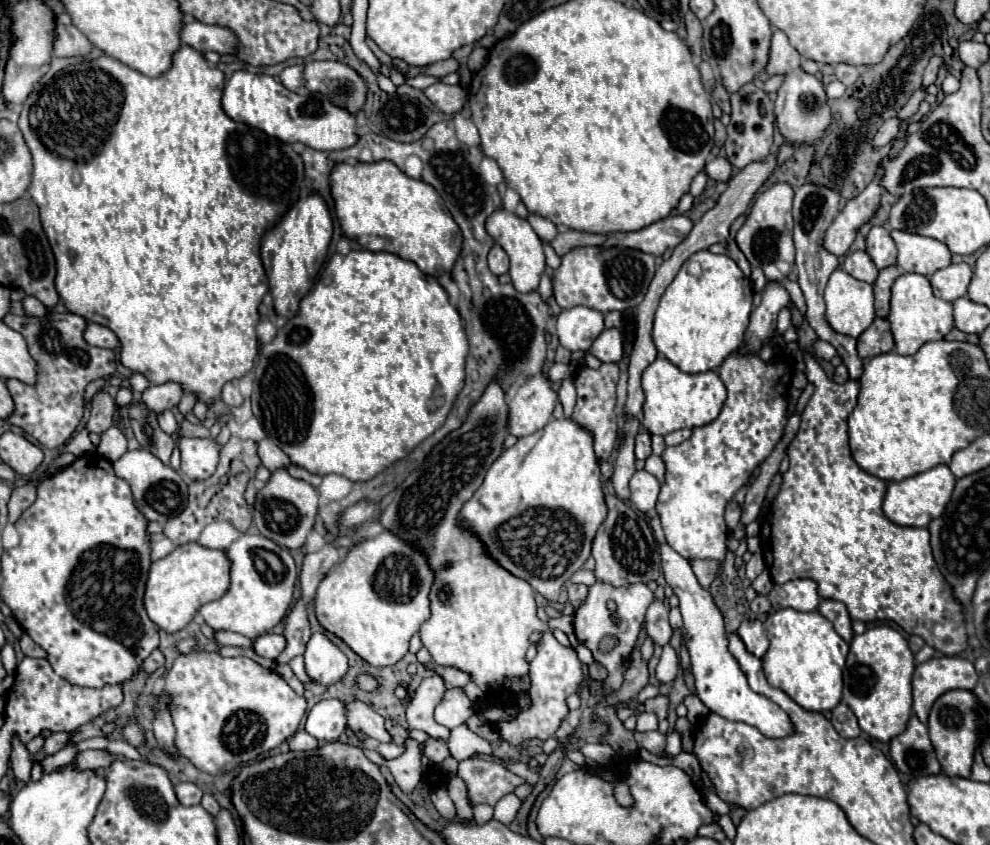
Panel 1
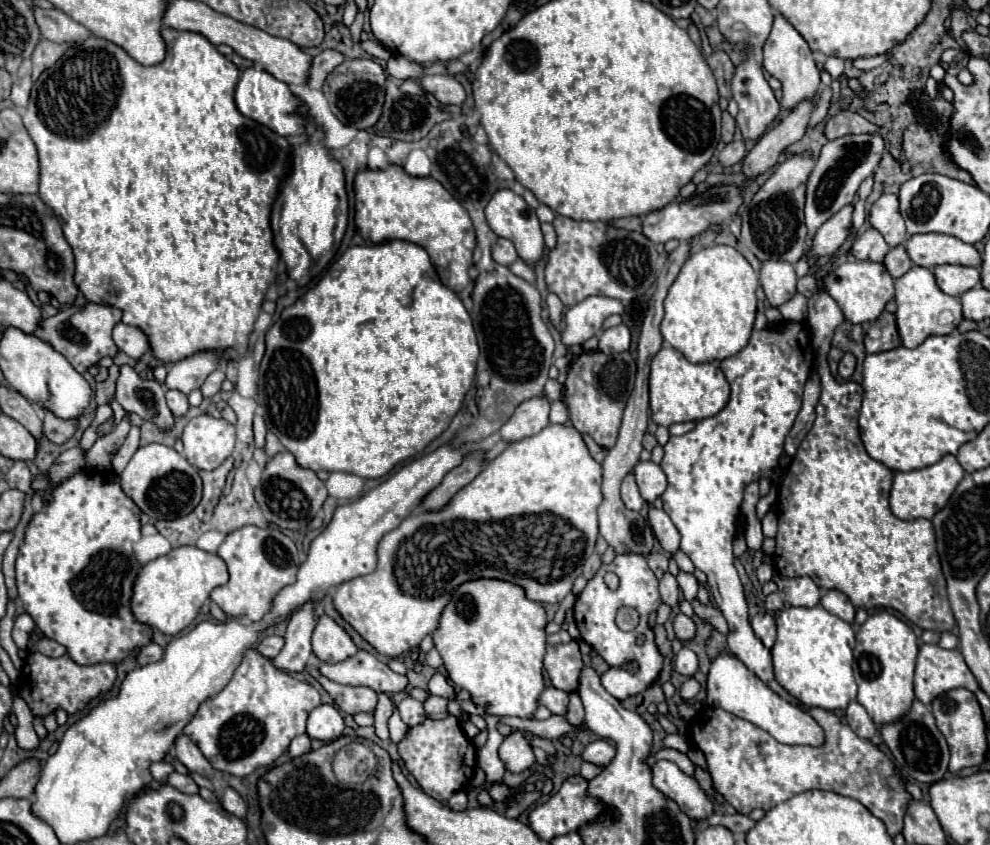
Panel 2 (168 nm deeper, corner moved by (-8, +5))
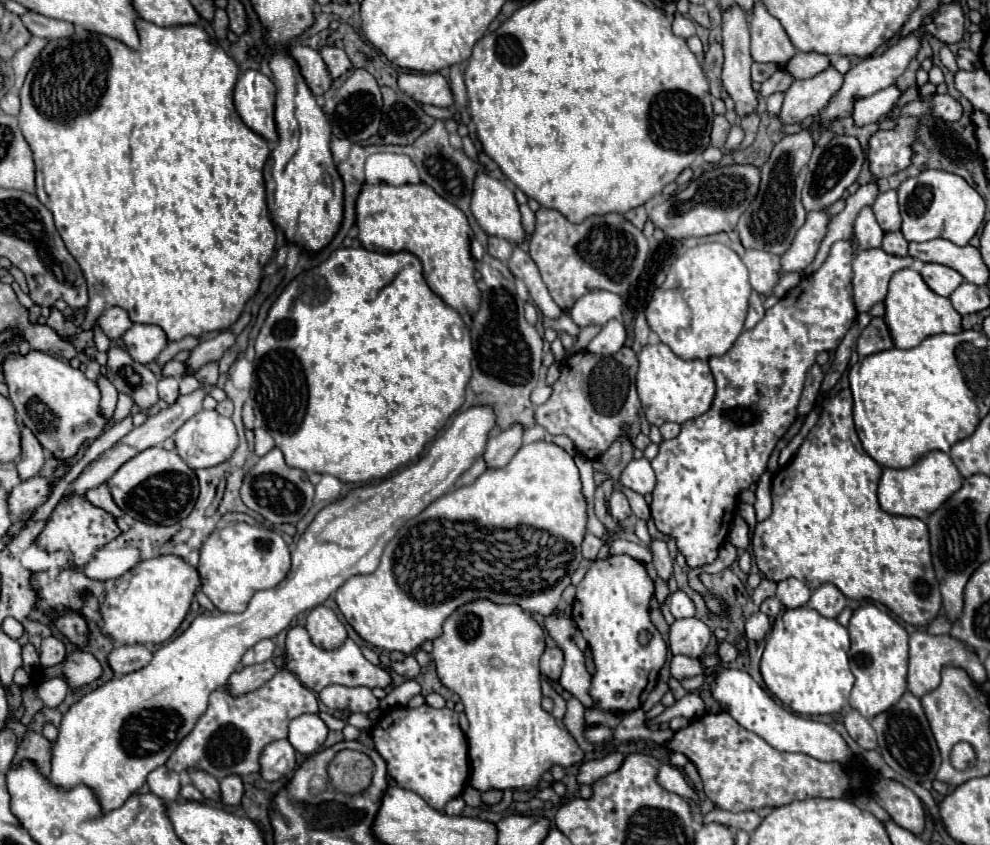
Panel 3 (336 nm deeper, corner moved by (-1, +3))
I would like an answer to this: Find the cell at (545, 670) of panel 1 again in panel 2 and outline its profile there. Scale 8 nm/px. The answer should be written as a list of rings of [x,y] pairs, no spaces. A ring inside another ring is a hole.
[[[577,641],[547,645],[545,671],[555,689],[573,693],[579,687],[581,669],[583,669],[583,659]]]

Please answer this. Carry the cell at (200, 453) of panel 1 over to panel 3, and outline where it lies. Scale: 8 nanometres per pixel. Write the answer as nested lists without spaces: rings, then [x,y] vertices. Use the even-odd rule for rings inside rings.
[[[202,409],[174,433],[174,441],[178,455],[190,465],[190,469],[204,469],[220,465],[222,461],[228,461],[232,457],[234,449],[238,447],[238,433],[232,419],[220,415],[218,411]]]

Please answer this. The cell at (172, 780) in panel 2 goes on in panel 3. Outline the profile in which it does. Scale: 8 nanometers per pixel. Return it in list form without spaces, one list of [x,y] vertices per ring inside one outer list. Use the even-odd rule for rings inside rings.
[[[158,767],[154,769],[148,779],[146,779],[150,791],[154,795],[158,795],[160,799],[164,799],[166,803],[172,803],[178,799],[180,795],[180,779],[178,779],[178,773],[170,771],[168,767]]]

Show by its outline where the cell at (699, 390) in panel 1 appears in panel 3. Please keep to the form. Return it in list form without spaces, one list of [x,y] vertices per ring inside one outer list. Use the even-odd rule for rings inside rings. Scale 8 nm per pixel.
[[[664,343],[644,345],[644,349],[638,355],[638,361],[640,365],[636,375],[636,387],[644,415],[650,425],[660,427],[666,421],[684,423],[710,409],[714,399],[714,377],[710,373],[708,361],[684,361],[676,357]]]

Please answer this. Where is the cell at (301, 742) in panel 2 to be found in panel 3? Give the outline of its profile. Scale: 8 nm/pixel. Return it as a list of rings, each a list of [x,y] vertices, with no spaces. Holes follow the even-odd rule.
[[[288,739],[272,741],[260,755],[260,777],[264,781],[278,781],[296,769],[296,751]]]

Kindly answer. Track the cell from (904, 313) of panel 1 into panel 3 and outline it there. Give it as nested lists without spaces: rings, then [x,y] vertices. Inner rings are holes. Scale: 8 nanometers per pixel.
[[[902,269],[892,275],[888,295],[884,299],[886,315],[884,321],[890,329],[894,345],[898,349],[912,349],[920,345],[926,337],[938,333],[960,333],[962,331],[962,315],[952,307],[948,297],[936,295],[914,269]]]

